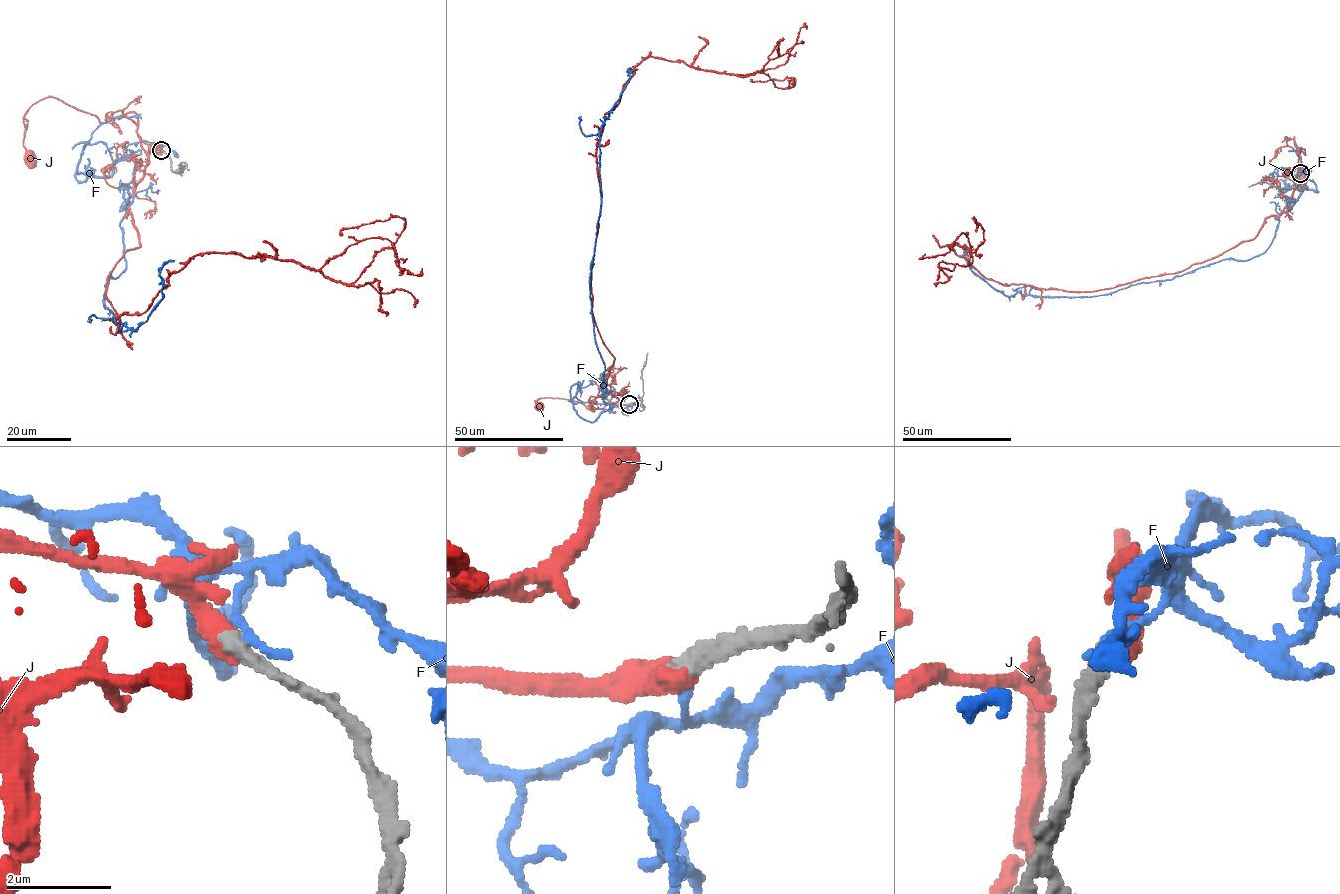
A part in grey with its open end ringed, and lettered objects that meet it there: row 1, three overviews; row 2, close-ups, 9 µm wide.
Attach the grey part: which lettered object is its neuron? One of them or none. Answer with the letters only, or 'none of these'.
J

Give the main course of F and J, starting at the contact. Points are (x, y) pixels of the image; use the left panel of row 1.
F: (162, 150), (127, 147), (126, 267), (103, 297), (119, 332), (147, 320), (162, 297), (160, 269), (174, 260)
J: (162, 150), (140, 140), (132, 112), (102, 123), (47, 97), (24, 116), (23, 145), (29, 157)

